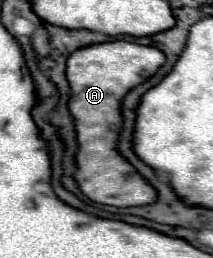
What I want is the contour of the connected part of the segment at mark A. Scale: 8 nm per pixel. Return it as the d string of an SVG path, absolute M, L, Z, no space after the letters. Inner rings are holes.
M115 40L105 44L93 44L87 48L75 50L67 60L67 80L71 86L71 100L69 110L77 120L77 138L79 138L79 152L77 152L77 172L75 178L79 182L79 188L85 196L89 196L95 202L107 204L107 206L143 206L157 200L157 190L151 186L149 180L145 180L133 164L119 154L117 142L119 134L123 130L123 116L121 116L121 102L125 94L145 82L149 76L153 76L161 66L165 64L165 54L155 46L141 46L135 42Z

